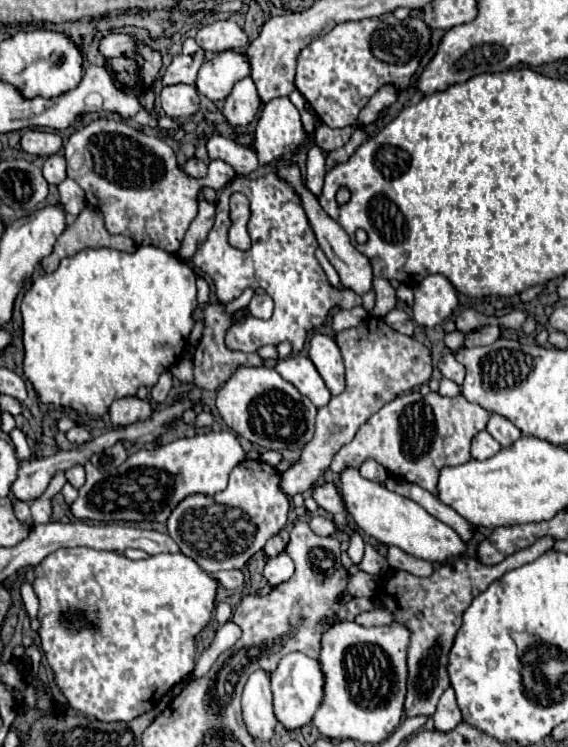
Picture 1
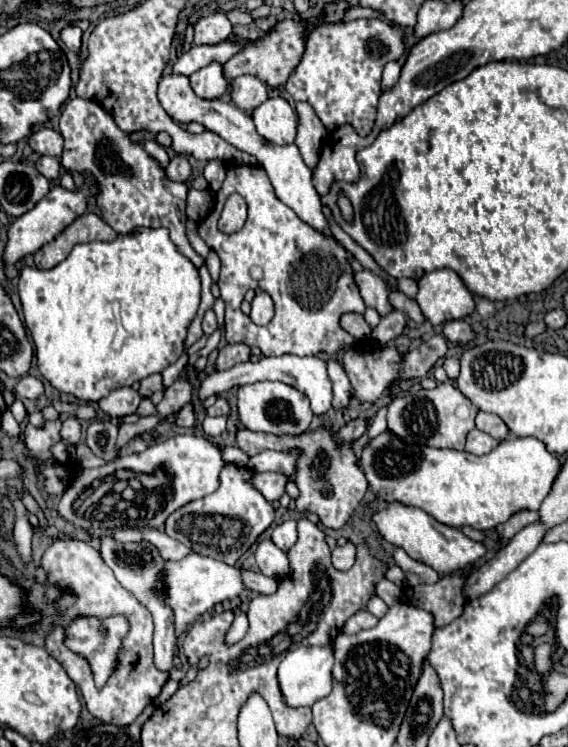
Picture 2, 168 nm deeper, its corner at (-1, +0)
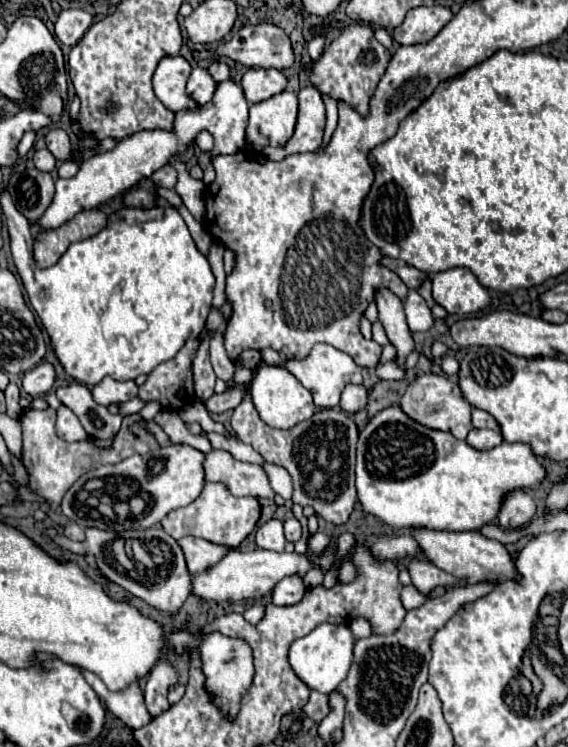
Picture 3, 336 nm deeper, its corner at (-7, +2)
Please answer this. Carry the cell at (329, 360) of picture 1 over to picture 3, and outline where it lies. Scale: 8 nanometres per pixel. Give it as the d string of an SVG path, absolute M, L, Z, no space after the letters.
M346 385L342 399L340 399L340 407L346 413L358 413L366 407L366 387L364 385Z

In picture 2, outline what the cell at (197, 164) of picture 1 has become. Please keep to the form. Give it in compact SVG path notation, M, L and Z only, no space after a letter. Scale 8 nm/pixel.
M176 155L168 167L168 177L170 179L176 179L176 181L190 181L192 179L192 165L188 163L188 159L184 155Z

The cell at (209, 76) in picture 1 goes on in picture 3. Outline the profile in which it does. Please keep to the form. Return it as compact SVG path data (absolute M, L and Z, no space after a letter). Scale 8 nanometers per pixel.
M202 67L192 69L188 83L186 83L186 91L198 105L206 105L212 99L214 89L216 89L216 81L208 75L206 69Z

